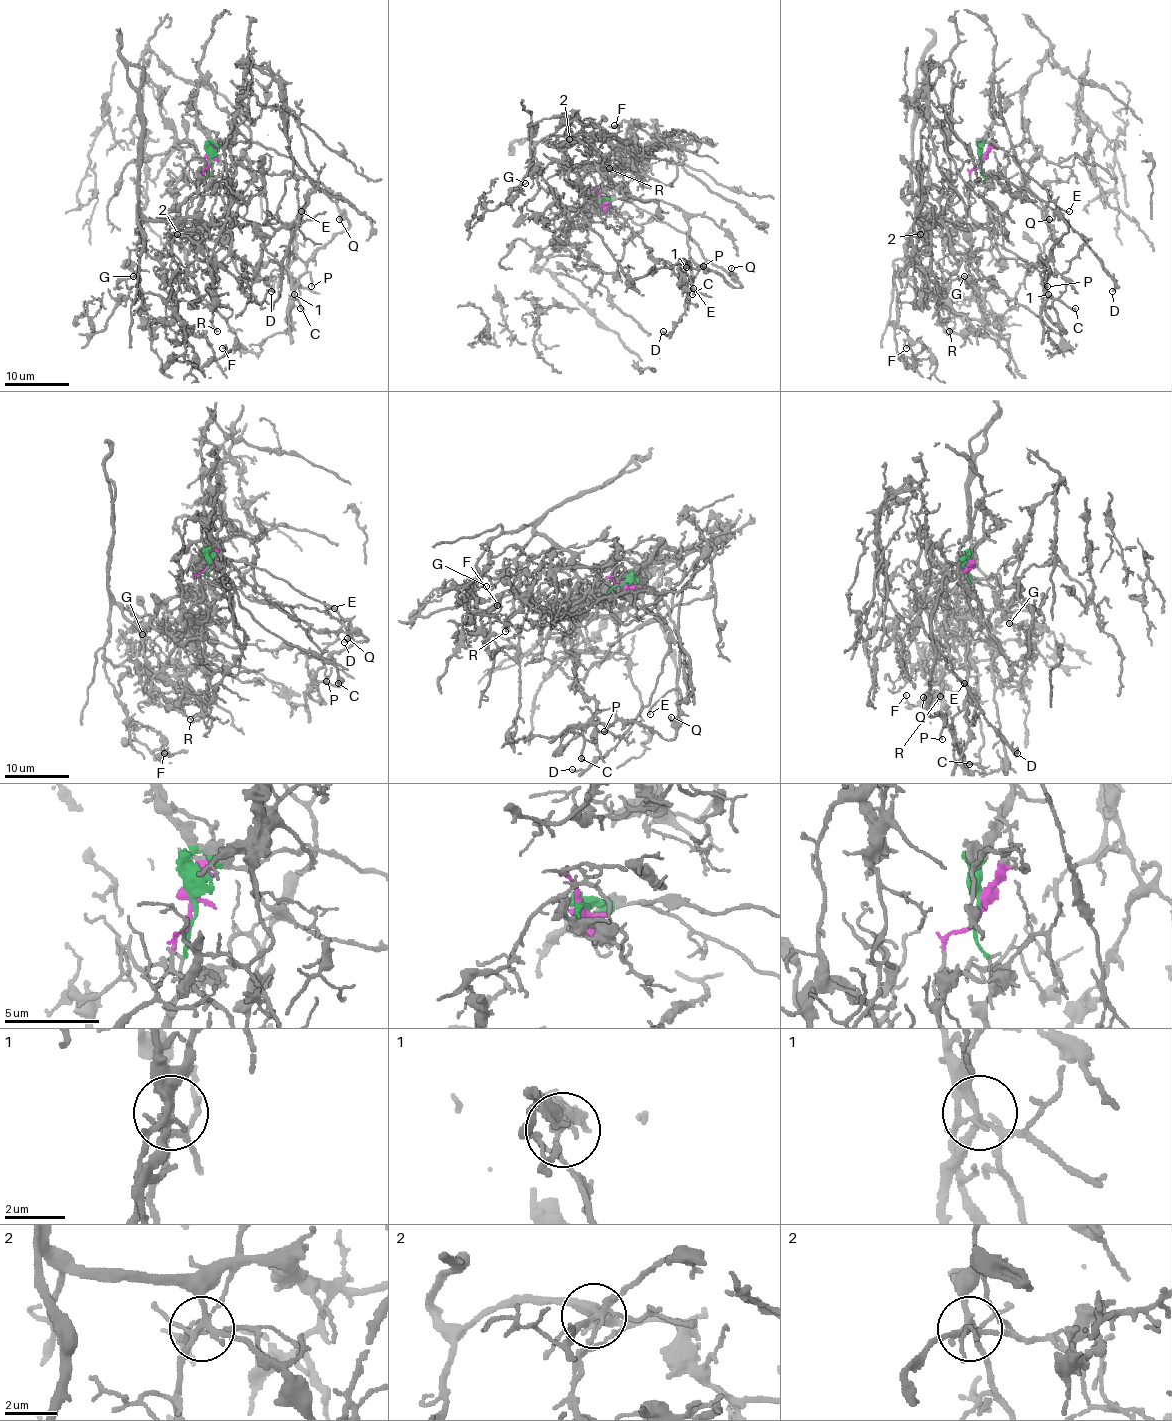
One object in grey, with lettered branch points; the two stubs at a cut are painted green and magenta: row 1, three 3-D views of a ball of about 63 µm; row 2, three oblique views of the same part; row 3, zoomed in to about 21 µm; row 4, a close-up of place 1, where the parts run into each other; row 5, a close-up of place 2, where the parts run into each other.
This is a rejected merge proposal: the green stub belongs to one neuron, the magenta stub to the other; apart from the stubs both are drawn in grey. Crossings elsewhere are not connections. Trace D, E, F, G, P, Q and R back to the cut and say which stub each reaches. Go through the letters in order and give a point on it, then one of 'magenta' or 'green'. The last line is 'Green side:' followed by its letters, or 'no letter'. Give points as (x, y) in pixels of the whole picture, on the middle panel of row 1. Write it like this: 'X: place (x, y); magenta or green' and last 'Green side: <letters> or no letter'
D: place (663, 331); green
E: place (693, 288); green
F: place (614, 125); magenta
G: place (525, 183); magenta
P: place (703, 266); green
Q: place (731, 268); green
R: place (609, 168); magenta
Green side: D, E, P, Q

